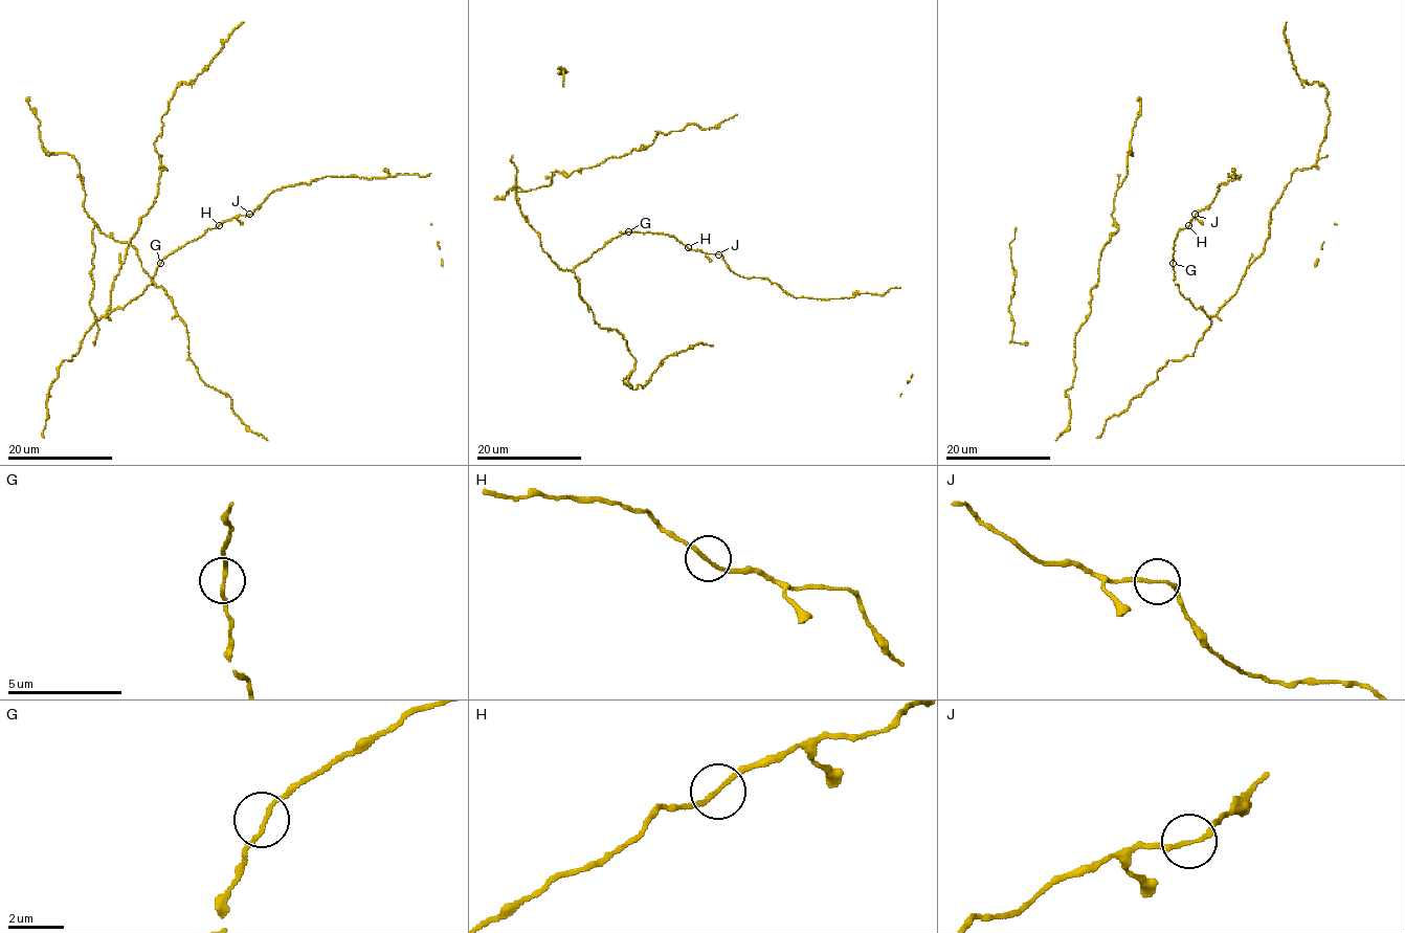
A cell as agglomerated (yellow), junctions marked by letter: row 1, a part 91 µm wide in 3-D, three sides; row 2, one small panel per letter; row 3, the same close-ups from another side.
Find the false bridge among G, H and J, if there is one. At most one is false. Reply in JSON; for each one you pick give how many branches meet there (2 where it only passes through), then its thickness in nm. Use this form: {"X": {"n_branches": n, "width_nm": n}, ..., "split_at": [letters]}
{"split_at": []}

